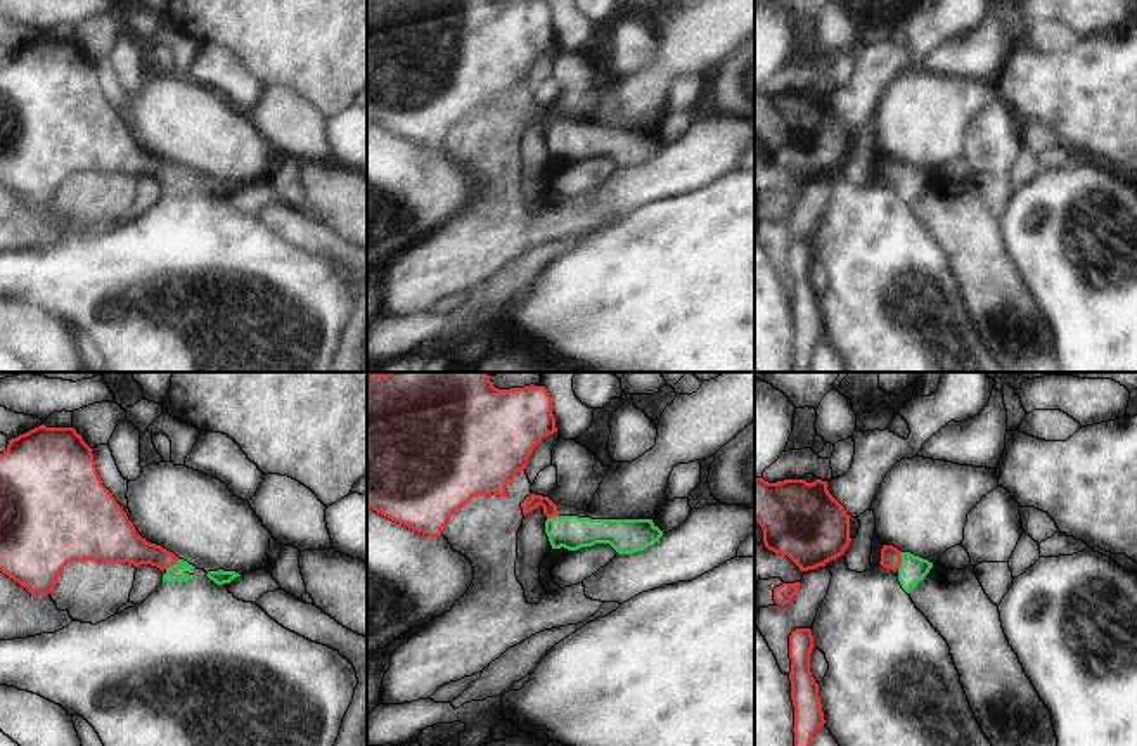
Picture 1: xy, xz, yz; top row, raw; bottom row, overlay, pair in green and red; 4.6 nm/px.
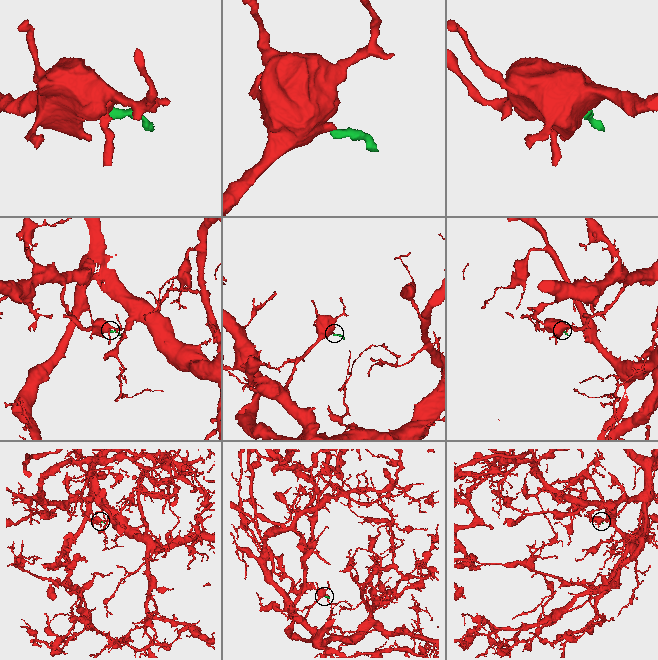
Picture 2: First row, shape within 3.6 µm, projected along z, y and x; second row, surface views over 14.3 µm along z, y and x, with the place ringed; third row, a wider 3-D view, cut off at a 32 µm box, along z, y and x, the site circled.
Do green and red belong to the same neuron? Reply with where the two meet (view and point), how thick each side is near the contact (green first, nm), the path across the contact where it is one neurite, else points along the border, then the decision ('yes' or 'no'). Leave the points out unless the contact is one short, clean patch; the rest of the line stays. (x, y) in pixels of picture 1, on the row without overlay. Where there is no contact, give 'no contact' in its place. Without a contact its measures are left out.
meets green in yz at (902, 173); 120 nm thick on the green side, 100 nm on the other; runs through yz (912, 182), (902, 173), (890, 168); yes

